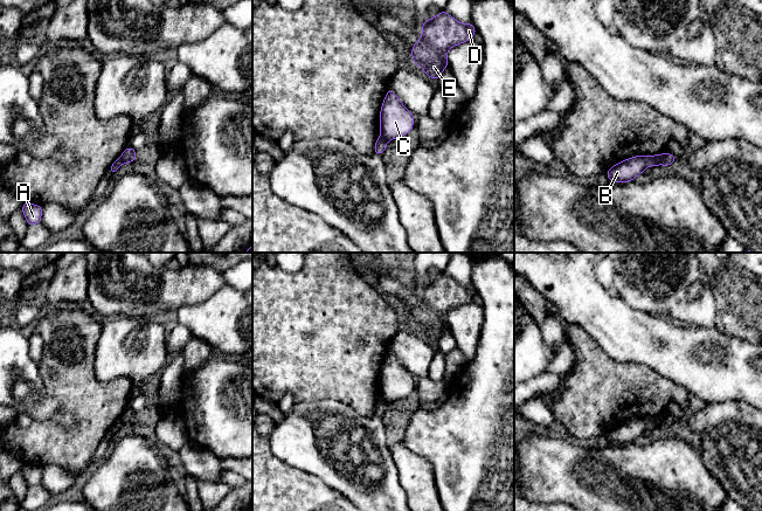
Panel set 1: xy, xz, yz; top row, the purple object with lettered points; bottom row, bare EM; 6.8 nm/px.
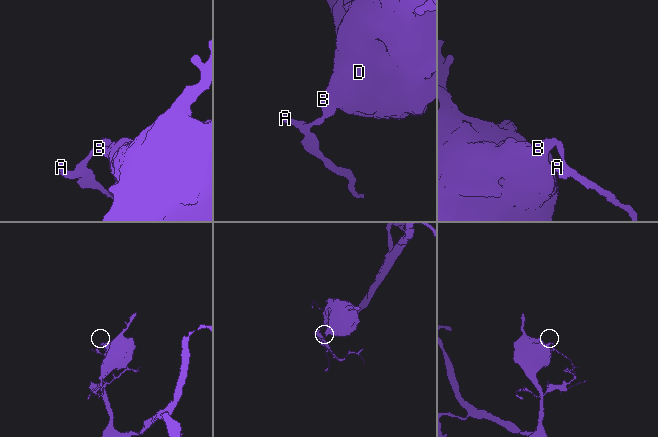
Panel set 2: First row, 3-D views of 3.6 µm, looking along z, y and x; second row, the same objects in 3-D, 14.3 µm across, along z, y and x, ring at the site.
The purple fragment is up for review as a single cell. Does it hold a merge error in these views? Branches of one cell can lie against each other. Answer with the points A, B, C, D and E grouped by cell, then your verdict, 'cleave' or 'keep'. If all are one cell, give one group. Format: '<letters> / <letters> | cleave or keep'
A / B C D E | cleave

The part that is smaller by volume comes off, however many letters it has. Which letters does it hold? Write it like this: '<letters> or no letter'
A

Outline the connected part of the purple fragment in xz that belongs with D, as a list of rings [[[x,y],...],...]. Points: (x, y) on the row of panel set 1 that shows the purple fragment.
[[[443,9],[437,16],[428,19],[421,26],[421,32],[423,36],[411,47],[413,62],[436,82],[449,67],[448,51],[472,40],[477,33],[472,22],[462,23]]]

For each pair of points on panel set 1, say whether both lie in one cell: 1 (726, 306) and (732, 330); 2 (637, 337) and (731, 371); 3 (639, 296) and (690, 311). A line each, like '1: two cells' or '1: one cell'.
1: one cell
2: one cell
3: one cell

